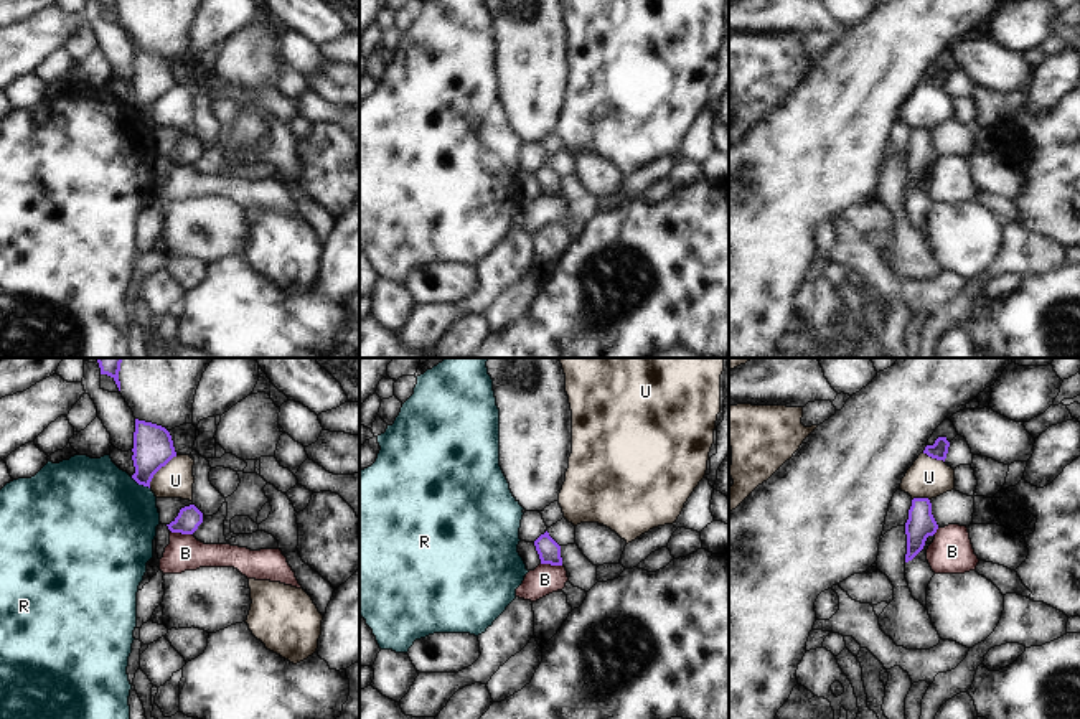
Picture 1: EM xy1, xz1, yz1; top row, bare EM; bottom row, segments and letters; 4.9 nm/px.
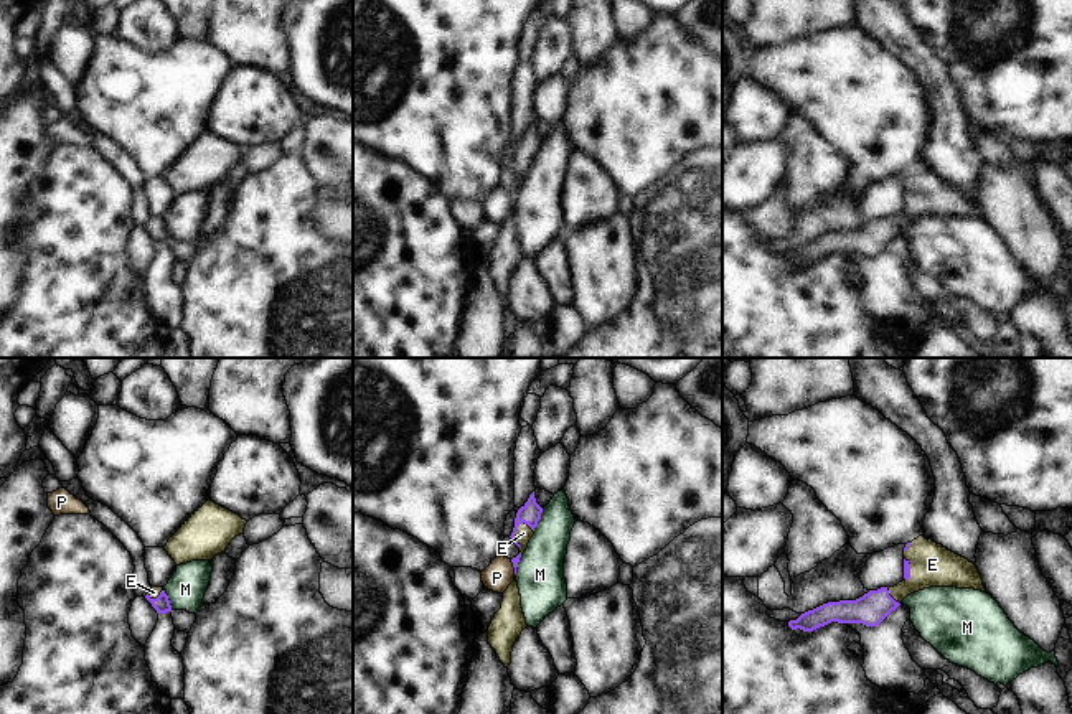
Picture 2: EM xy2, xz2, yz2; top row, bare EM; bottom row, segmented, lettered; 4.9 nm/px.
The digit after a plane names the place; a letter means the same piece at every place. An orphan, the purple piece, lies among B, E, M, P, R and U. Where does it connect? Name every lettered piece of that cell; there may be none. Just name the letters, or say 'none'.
E

